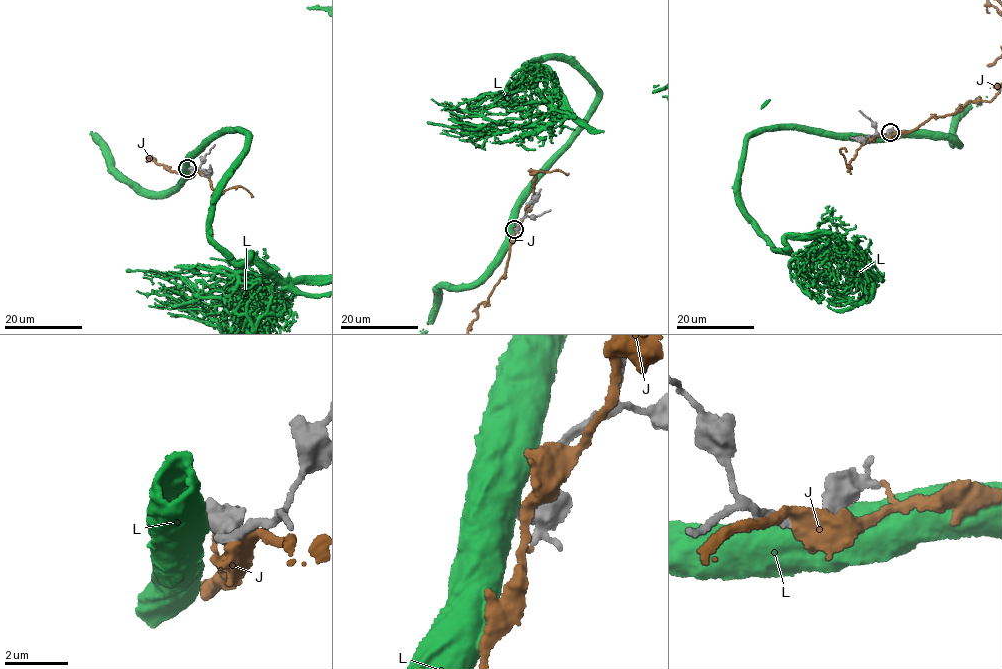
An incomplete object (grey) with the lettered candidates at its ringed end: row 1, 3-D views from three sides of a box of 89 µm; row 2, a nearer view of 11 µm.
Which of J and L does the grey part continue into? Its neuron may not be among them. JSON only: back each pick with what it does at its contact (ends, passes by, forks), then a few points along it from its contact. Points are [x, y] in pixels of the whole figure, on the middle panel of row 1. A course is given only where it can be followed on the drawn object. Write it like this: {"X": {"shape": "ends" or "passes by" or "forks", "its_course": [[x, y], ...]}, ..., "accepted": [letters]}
{"accepted": []}

